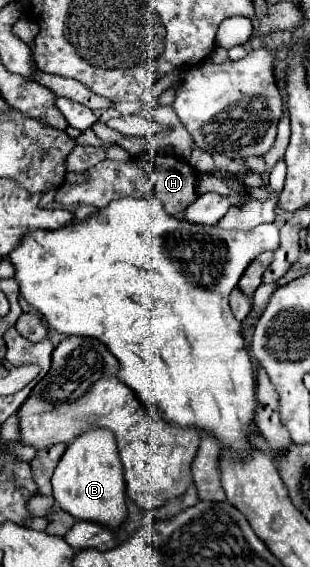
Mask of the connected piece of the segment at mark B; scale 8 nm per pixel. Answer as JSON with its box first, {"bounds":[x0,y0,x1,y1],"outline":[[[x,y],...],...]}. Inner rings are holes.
{"bounds":[53,429,127,529],"outline":[[[91,429],[67,445],[55,473],[53,497],[63,511],[79,521],[91,521],[109,529],[119,529],[127,521],[127,495],[123,481],[123,465],[115,445],[115,437],[105,429]]]}

